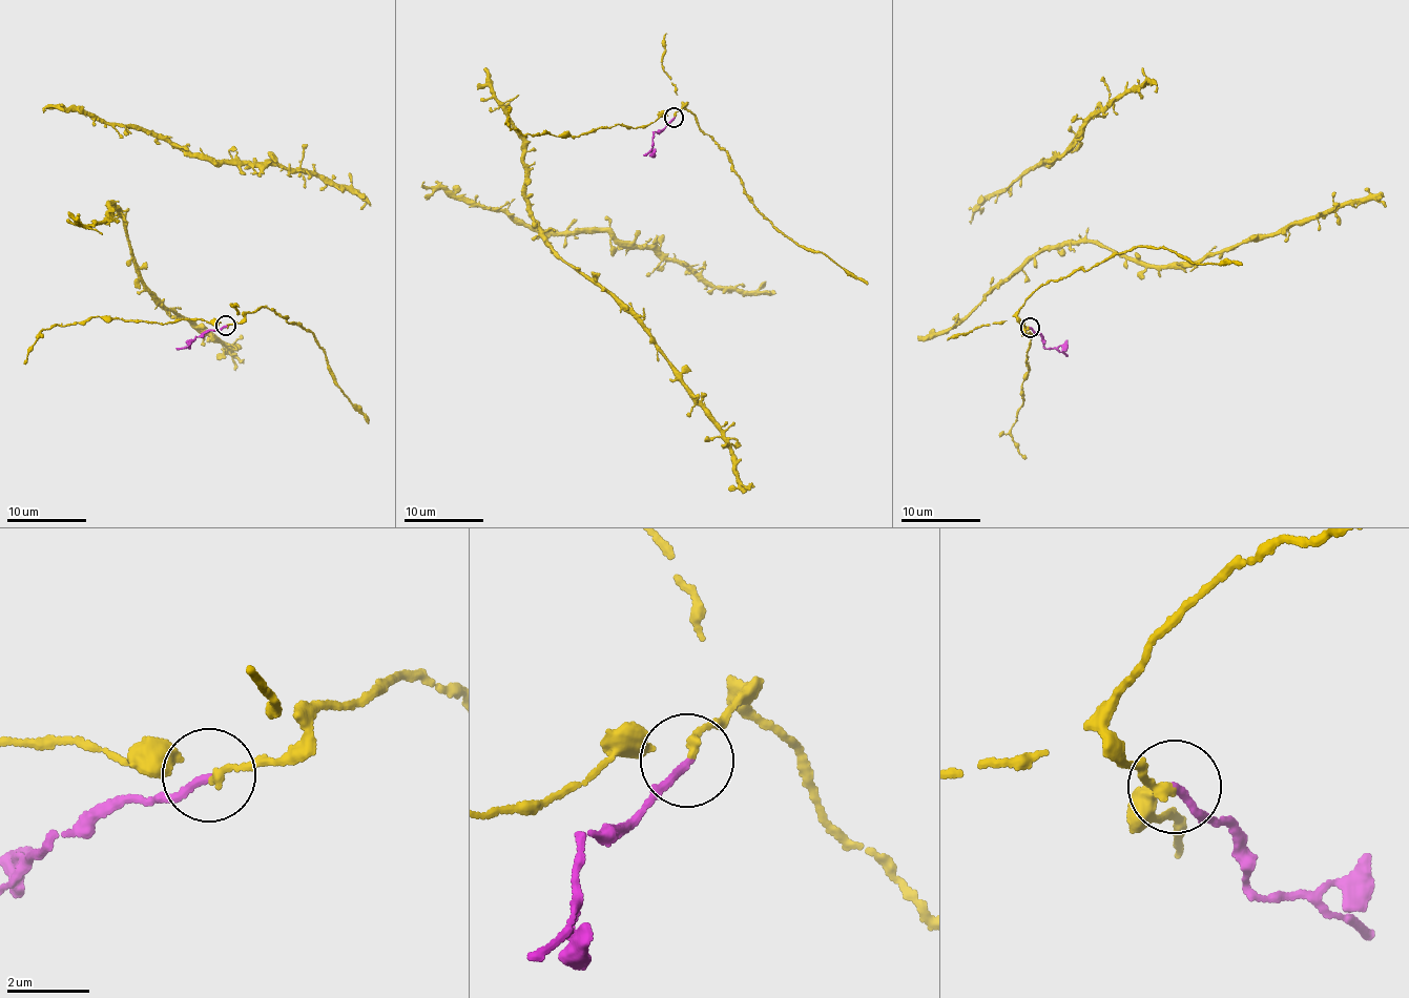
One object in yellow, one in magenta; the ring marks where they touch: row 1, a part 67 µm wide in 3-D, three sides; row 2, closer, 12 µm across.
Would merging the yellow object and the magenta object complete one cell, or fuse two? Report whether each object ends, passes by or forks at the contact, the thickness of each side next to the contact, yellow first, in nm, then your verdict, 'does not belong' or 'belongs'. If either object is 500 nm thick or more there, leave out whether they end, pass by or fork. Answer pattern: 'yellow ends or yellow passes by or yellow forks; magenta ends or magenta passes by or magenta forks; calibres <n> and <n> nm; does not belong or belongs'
yellow passes by; magenta ends; calibres 140 and 170 nm; does not belong

